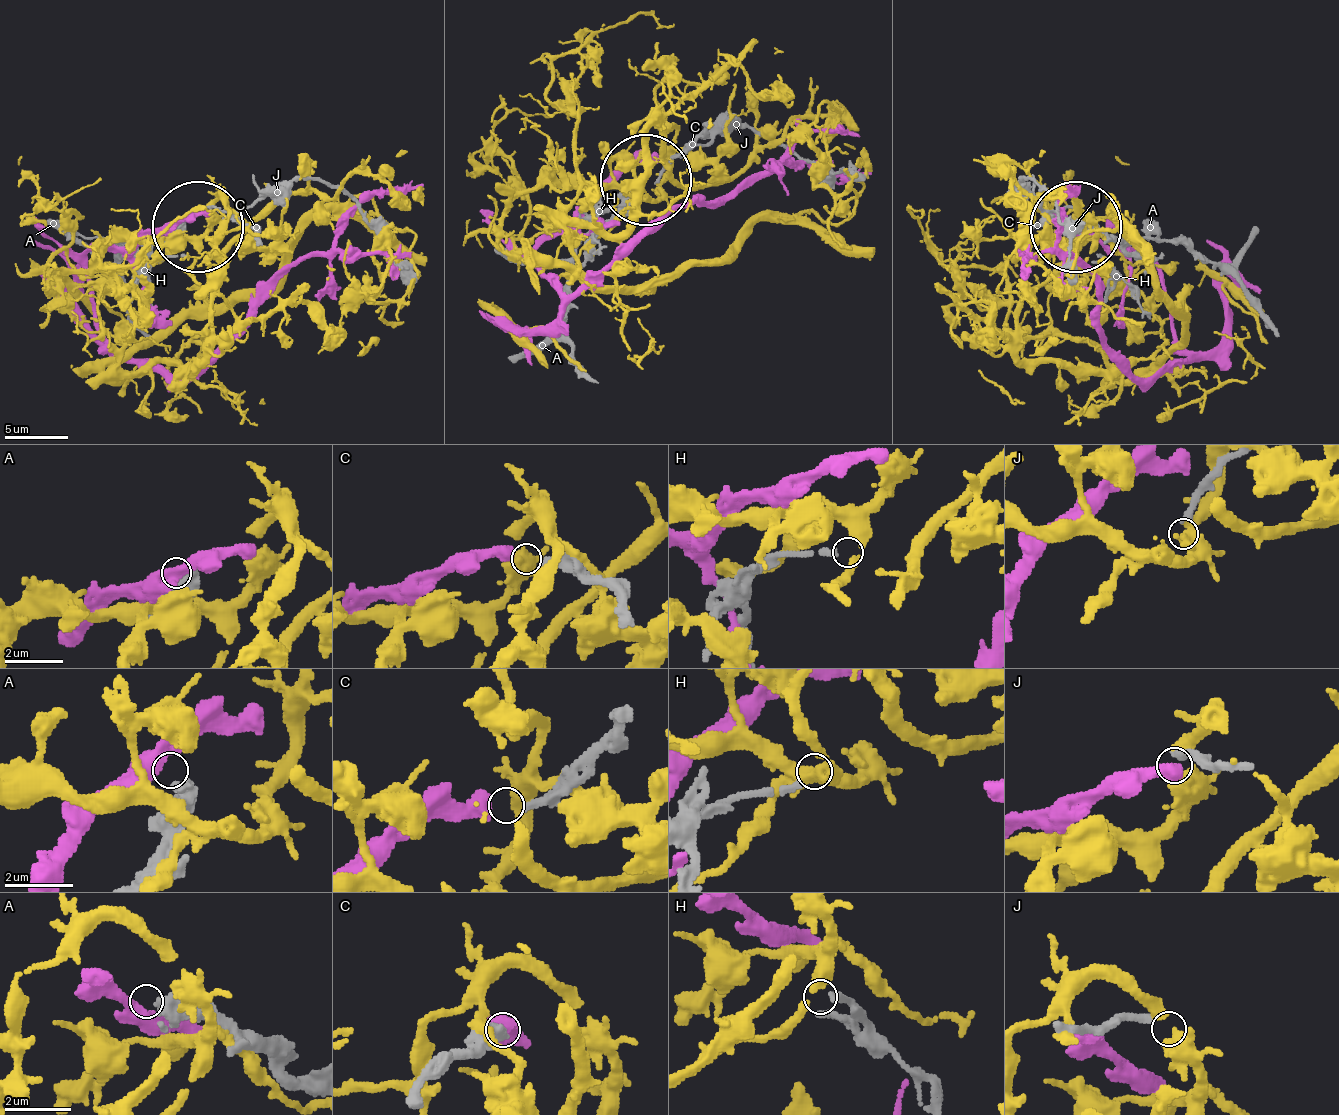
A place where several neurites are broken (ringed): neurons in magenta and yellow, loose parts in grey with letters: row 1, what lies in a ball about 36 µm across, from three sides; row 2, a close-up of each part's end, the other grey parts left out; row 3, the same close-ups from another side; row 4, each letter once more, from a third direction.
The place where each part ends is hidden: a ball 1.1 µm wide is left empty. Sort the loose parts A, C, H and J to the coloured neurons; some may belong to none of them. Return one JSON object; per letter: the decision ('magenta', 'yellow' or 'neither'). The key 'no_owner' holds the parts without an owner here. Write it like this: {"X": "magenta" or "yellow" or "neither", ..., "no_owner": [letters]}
{"A": "neither", "C": "magenta", "H": "neither", "J": "neither", "no_owner": ["A", "H", "J"]}

